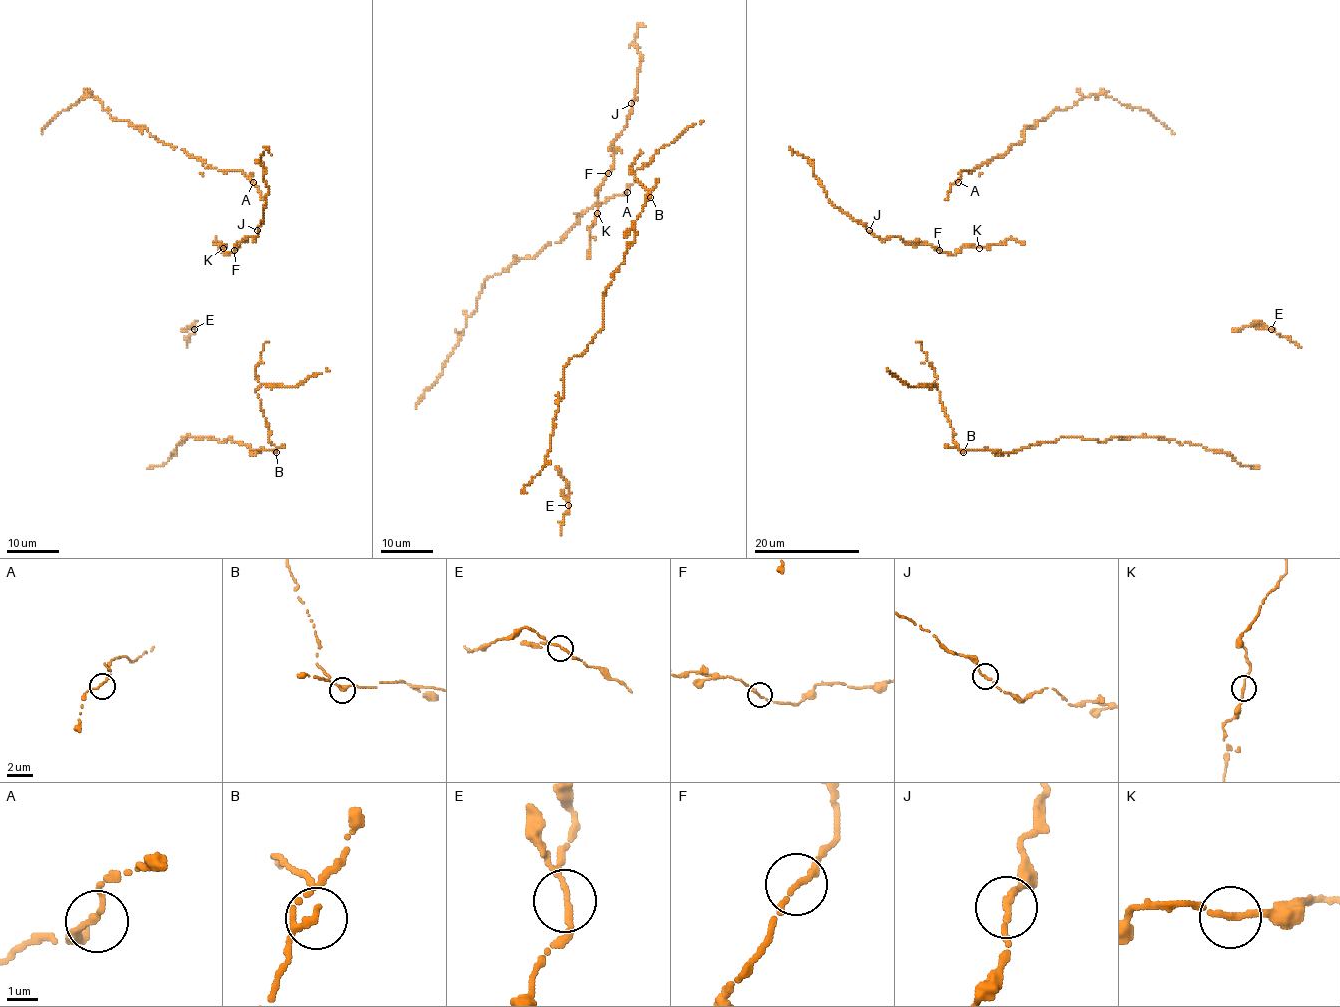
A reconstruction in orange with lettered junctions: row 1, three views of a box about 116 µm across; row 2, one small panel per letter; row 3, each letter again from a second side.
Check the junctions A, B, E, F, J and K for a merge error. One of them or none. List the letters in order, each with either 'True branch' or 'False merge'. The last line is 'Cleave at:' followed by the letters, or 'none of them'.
A: True branch
B: False merge
E: True branch
F: True branch
J: True branch
K: True branch
Cleave at: B

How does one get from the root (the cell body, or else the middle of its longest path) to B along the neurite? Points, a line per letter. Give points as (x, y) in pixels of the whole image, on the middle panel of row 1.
B: (630, 169), (634, 170), (630, 173), (650, 192), (646, 197), (650, 197)

